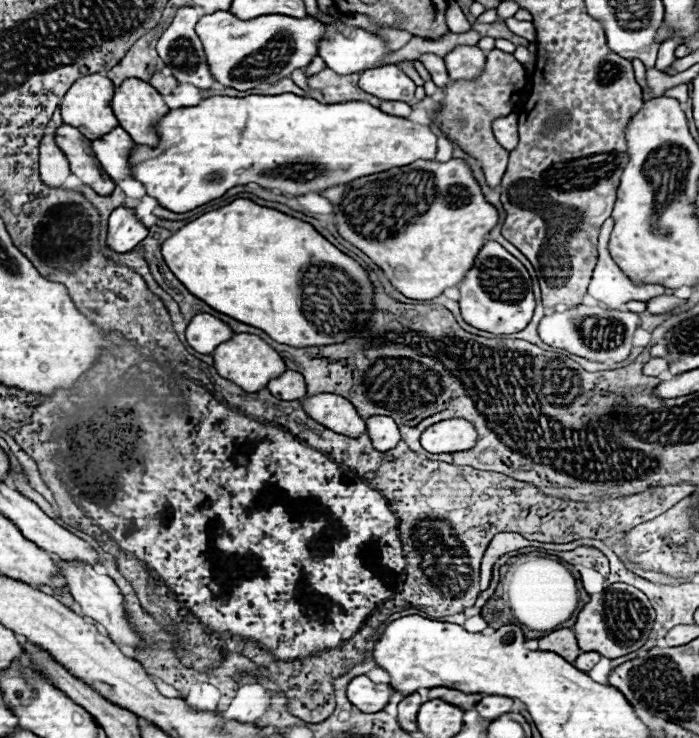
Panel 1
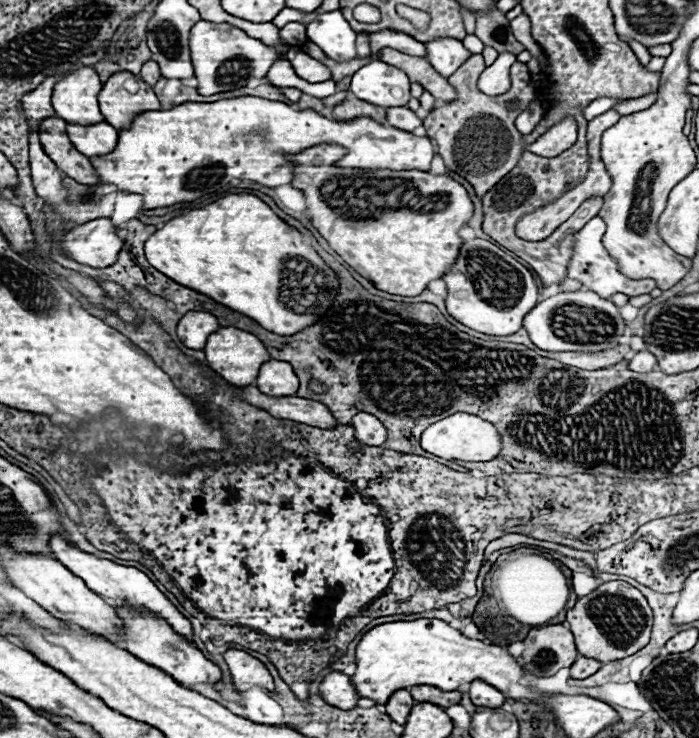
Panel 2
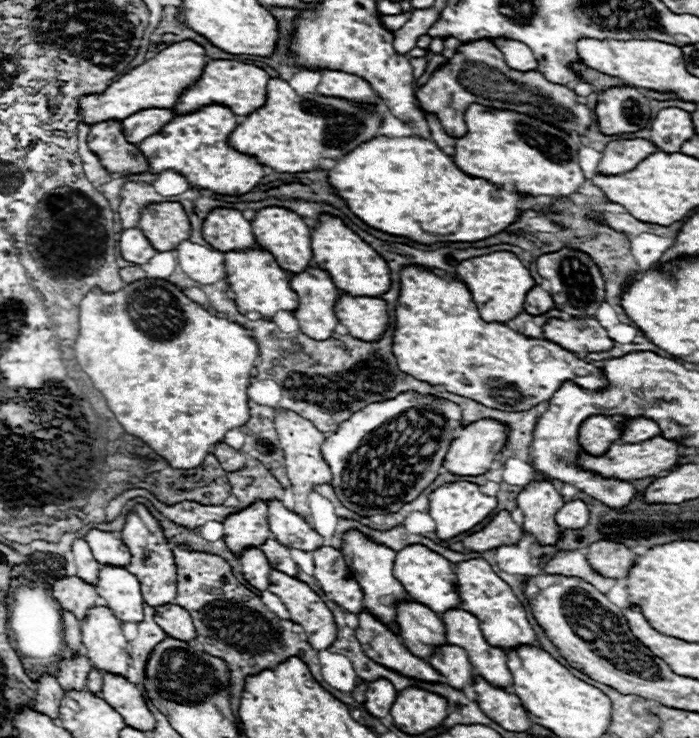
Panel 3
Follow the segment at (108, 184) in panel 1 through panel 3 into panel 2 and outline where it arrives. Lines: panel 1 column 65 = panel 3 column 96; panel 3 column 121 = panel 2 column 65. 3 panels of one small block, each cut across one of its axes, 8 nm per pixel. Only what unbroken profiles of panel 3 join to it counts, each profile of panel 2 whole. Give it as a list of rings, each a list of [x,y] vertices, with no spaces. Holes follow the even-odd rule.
[[[44,118],[40,122],[40,142],[44,146],[44,152],[58,164],[58,168],[66,176],[88,186],[102,184],[90,160],[72,146],[66,134],[66,122],[62,118]]]

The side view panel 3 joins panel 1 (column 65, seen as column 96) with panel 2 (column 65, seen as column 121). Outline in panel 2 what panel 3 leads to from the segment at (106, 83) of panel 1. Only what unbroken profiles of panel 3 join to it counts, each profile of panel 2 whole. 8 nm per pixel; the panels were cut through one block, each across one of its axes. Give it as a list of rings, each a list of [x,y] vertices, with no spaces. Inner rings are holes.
[[[80,68],[68,74],[54,86],[52,104],[56,116],[70,124],[98,124],[104,122],[98,106],[102,82],[94,68]]]

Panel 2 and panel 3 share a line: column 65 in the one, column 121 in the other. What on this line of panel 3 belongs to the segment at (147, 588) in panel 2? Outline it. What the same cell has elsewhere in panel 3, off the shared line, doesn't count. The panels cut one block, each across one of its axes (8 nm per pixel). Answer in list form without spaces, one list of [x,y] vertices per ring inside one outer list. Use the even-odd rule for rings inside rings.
[[[92,528],[86,534],[86,540],[88,540],[92,554],[96,556],[96,560],[100,564],[128,566],[128,562],[130,562],[128,546],[120,540],[120,536],[116,532],[102,532],[102,530]]]

